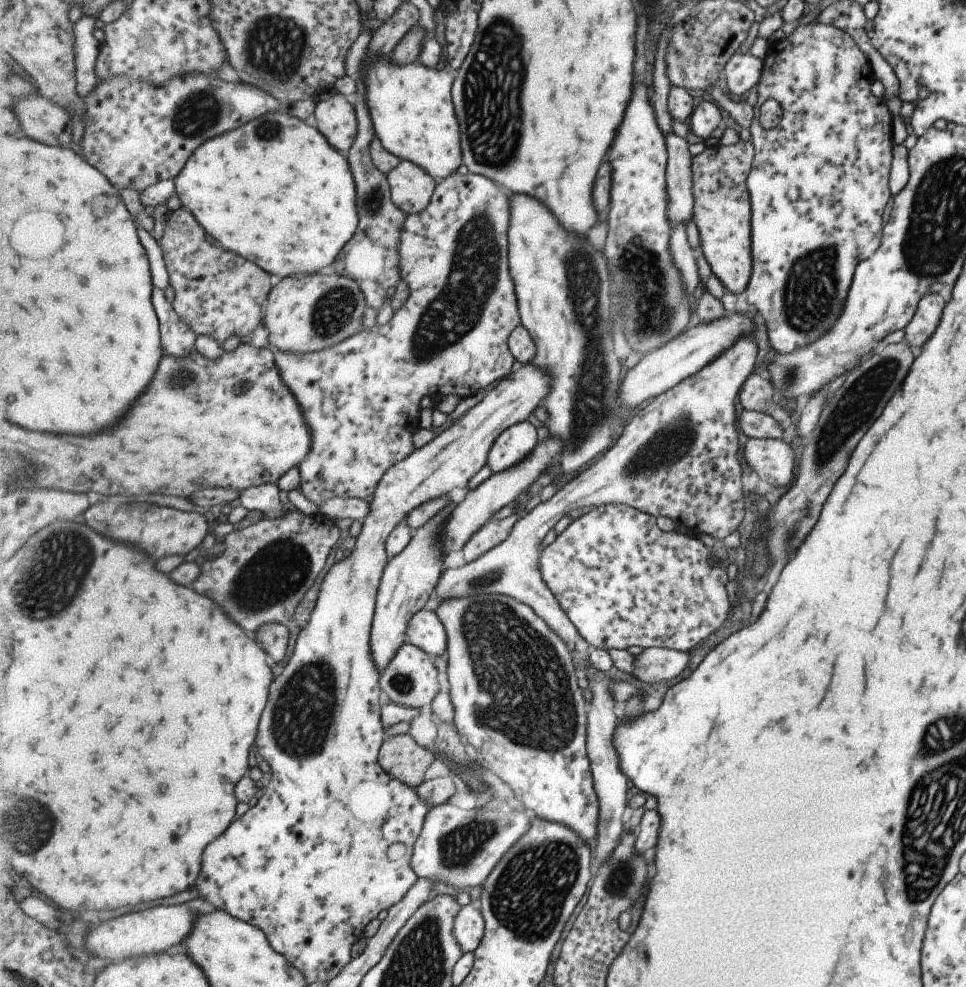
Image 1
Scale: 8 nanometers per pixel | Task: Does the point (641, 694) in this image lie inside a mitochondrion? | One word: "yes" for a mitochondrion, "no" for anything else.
no

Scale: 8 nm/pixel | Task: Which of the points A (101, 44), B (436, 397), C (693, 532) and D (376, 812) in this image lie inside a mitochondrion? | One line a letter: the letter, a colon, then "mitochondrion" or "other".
A: other
B: other
C: other
D: other

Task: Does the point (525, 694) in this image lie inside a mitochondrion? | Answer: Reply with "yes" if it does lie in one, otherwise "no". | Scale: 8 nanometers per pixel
yes

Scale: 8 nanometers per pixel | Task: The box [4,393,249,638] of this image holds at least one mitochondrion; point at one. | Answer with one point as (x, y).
(62, 562)

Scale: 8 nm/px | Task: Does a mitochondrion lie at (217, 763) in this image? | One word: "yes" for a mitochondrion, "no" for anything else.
no

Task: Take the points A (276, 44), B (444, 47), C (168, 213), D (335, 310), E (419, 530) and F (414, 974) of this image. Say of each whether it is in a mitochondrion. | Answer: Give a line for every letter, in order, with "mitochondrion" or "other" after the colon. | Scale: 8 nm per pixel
A: mitochondrion
B: other
C: other
D: mitochondrion
E: other
F: mitochondrion

